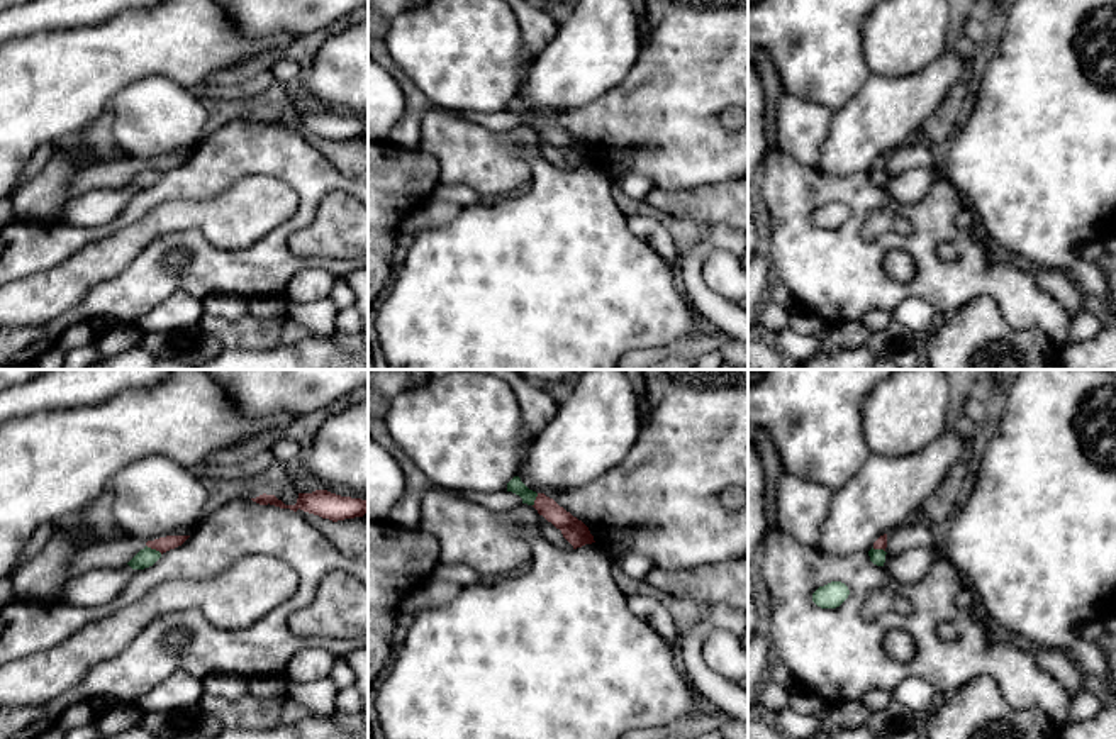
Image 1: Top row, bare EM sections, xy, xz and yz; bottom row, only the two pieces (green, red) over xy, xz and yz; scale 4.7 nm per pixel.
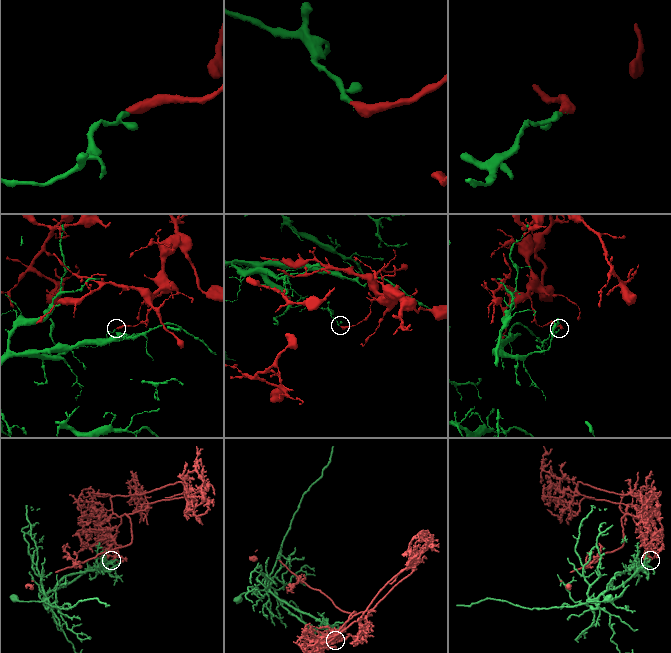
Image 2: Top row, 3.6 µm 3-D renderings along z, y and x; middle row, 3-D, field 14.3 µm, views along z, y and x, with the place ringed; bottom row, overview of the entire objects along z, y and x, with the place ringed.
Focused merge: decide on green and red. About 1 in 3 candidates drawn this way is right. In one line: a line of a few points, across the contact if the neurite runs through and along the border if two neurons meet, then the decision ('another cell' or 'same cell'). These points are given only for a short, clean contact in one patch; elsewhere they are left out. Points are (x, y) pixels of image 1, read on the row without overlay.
xy (146, 165), (161, 173) | another cell

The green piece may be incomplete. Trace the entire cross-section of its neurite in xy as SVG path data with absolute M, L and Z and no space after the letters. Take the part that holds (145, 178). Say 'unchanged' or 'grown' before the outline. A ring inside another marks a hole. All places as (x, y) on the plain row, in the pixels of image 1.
unchanged; M151 168L141 169L127 185L132 190L144 190L153 186L161 178L161 173Z

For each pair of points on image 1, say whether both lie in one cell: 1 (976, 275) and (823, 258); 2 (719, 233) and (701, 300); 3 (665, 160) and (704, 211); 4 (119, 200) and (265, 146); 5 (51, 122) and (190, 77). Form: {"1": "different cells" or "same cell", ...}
{"1": "same cell", "2": "same cell", "3": "different cells", "4": "different cells", "5": "same cell"}

